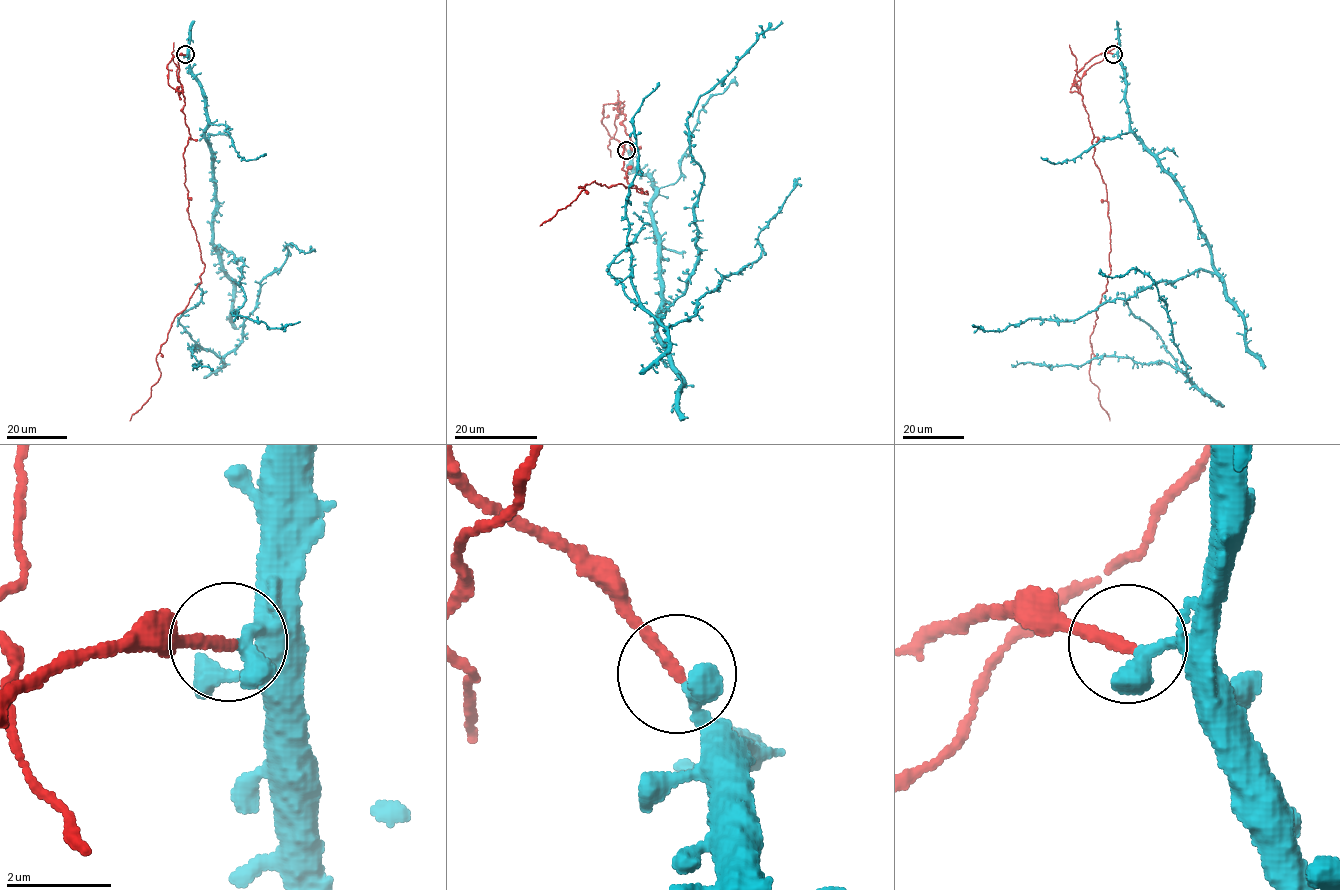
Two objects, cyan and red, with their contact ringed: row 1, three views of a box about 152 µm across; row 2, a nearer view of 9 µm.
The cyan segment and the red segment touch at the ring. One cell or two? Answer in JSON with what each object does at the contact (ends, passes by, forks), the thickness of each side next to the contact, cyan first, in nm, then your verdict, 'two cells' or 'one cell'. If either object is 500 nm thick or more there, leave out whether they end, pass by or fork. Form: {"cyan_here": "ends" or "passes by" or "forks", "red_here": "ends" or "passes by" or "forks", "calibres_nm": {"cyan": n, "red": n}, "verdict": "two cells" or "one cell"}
{"cyan_here": "ends", "red_here": "ends", "calibres_nm": {"cyan": 480, "red": 240}, "verdict": "two cells"}

